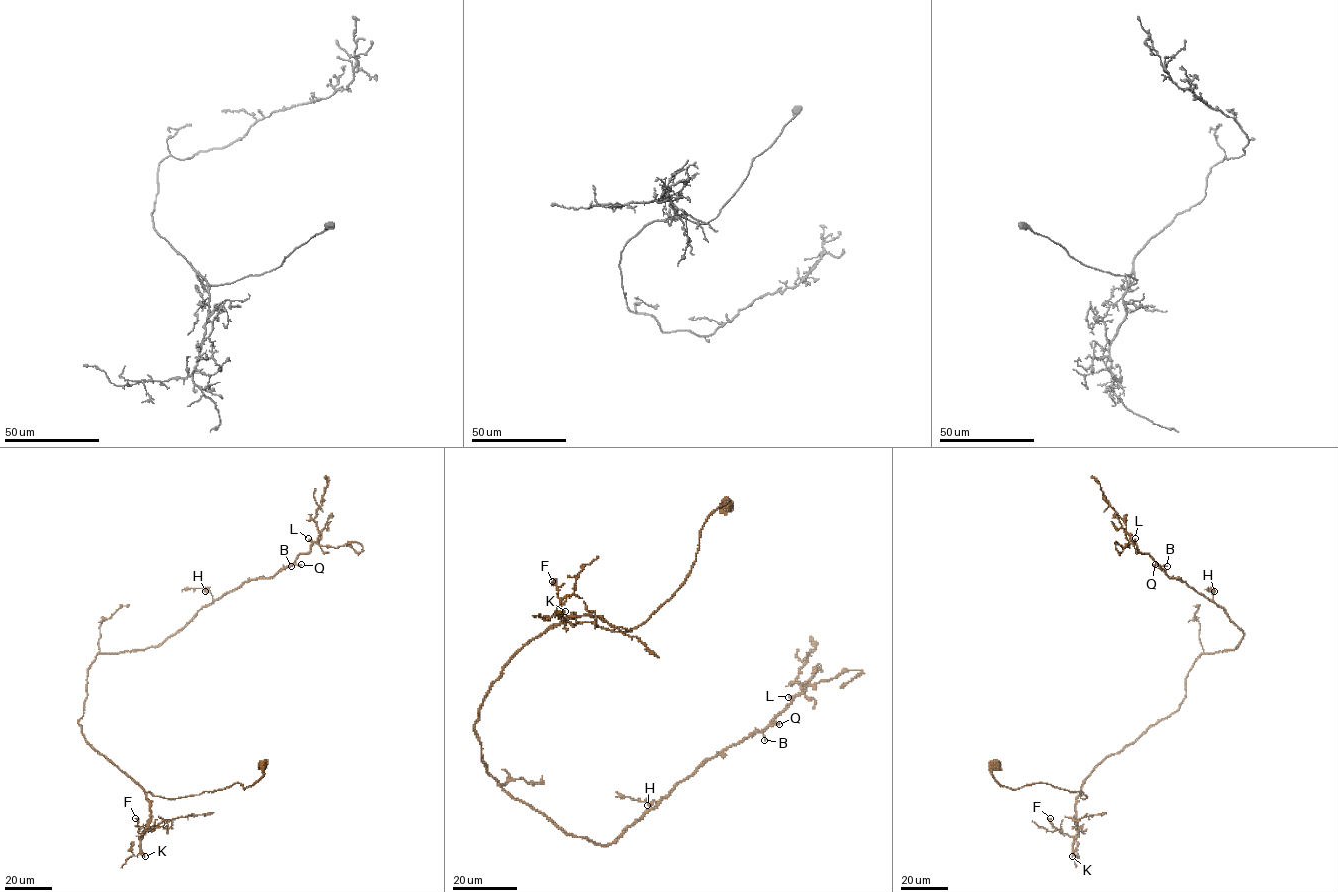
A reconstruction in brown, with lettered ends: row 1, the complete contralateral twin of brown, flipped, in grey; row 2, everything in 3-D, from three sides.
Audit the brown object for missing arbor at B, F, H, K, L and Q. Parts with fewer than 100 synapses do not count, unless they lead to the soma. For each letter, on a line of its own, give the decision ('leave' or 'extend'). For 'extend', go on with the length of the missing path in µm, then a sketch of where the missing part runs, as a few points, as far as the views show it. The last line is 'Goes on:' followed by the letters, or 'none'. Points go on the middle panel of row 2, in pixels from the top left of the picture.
B: leave
F: leave
H: leave
K: extend; missing 160 µm
L: leave
Q: leave
Goes on: K

